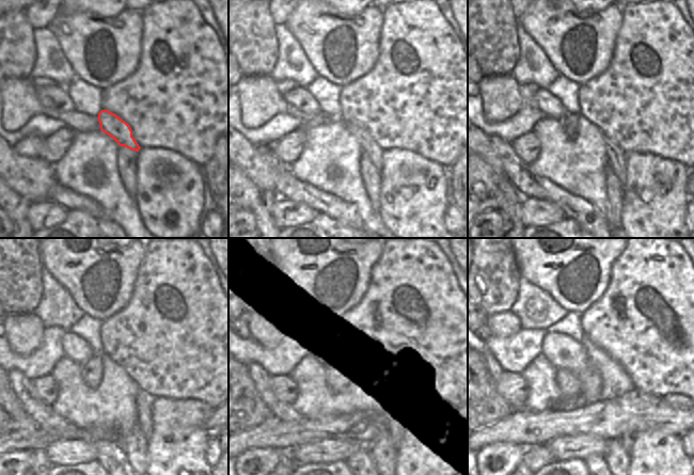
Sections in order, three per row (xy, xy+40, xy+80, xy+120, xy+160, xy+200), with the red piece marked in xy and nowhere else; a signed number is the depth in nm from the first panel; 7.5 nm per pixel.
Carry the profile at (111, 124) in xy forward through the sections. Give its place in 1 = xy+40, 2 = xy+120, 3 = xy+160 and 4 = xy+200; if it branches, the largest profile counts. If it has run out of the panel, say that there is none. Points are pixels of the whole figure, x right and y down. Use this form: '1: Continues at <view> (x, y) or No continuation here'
1: Continues at xy+40 (367, 143)
2: Continues at xy+120 (144, 399)
3: Continues at xy+160 (391, 430)
4: Continues at xy+200 (627, 442)

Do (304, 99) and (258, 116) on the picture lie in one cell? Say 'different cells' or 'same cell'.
different cells

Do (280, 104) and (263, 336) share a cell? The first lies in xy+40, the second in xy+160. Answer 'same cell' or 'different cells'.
same cell

